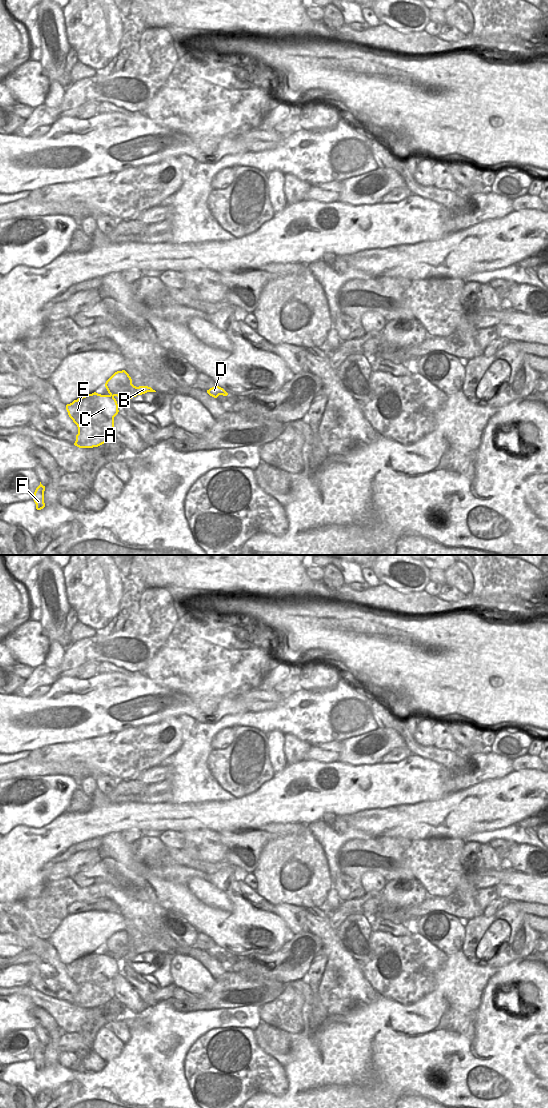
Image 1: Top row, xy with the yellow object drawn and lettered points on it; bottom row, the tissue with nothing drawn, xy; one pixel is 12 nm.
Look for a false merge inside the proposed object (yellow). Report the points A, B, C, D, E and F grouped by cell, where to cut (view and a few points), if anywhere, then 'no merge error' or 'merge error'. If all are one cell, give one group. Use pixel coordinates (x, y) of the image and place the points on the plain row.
groups A C E F / B D; cut xy (110, 954), (113, 957); merge error

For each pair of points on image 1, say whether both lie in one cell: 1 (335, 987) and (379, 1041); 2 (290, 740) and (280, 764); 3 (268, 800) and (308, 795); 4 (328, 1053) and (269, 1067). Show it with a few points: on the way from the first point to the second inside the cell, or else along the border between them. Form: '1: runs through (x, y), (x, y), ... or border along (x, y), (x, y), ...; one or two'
1: border along (375, 999), (342, 1013), (330, 1014); two
2: border along (284, 734), (284, 756), (287, 763); two
3: runs through (278, 800), (298, 795); one
4: border along (283, 1067), (288, 1082), (288, 1090); two

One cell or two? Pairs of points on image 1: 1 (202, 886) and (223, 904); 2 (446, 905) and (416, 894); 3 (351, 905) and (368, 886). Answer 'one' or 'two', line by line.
1: one
2: two
3: two

